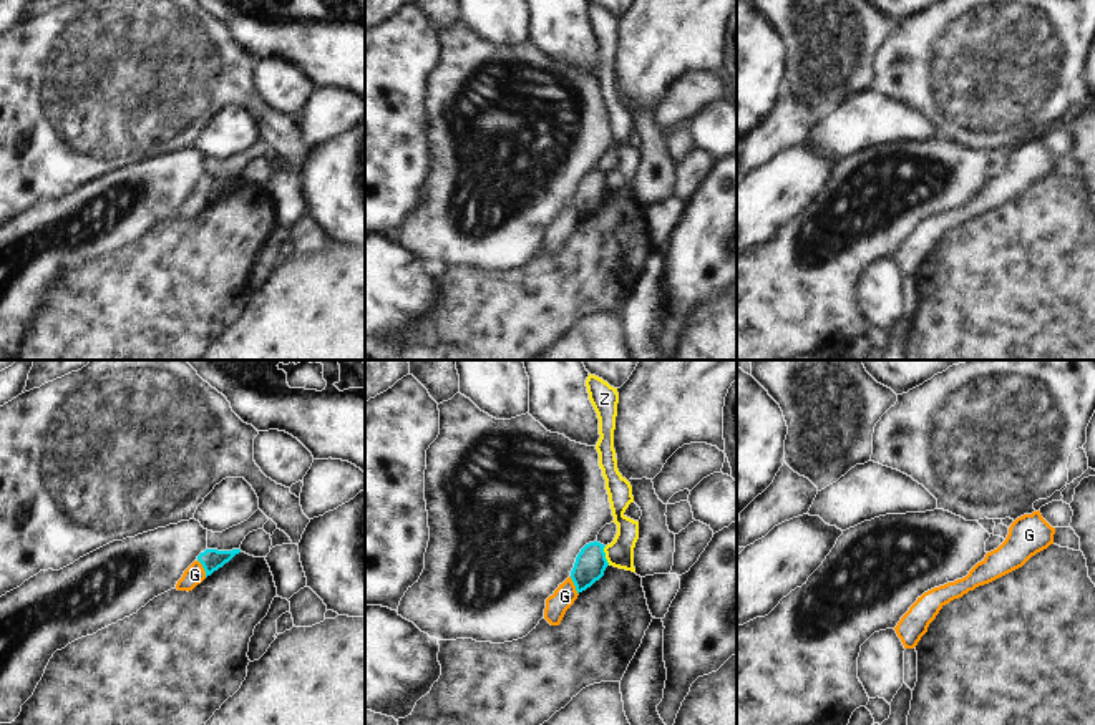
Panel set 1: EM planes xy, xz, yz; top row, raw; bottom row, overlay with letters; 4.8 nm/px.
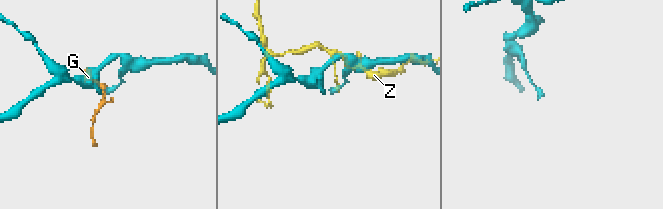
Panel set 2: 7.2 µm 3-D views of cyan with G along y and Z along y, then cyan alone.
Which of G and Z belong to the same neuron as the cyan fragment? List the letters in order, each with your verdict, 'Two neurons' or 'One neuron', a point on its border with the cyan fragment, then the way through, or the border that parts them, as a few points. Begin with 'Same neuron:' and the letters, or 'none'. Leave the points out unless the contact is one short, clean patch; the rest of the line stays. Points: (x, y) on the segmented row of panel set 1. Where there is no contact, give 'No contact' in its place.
Same neuron: G
G: One neuron. Touches cyan at xz (574, 584). Path across: xz (589, 566), (574, 584), (564, 596)
Z: Two neurons. Touches cyan at xz (604, 556). Boundary: xz (604, 546), (604, 556), (609, 564).

